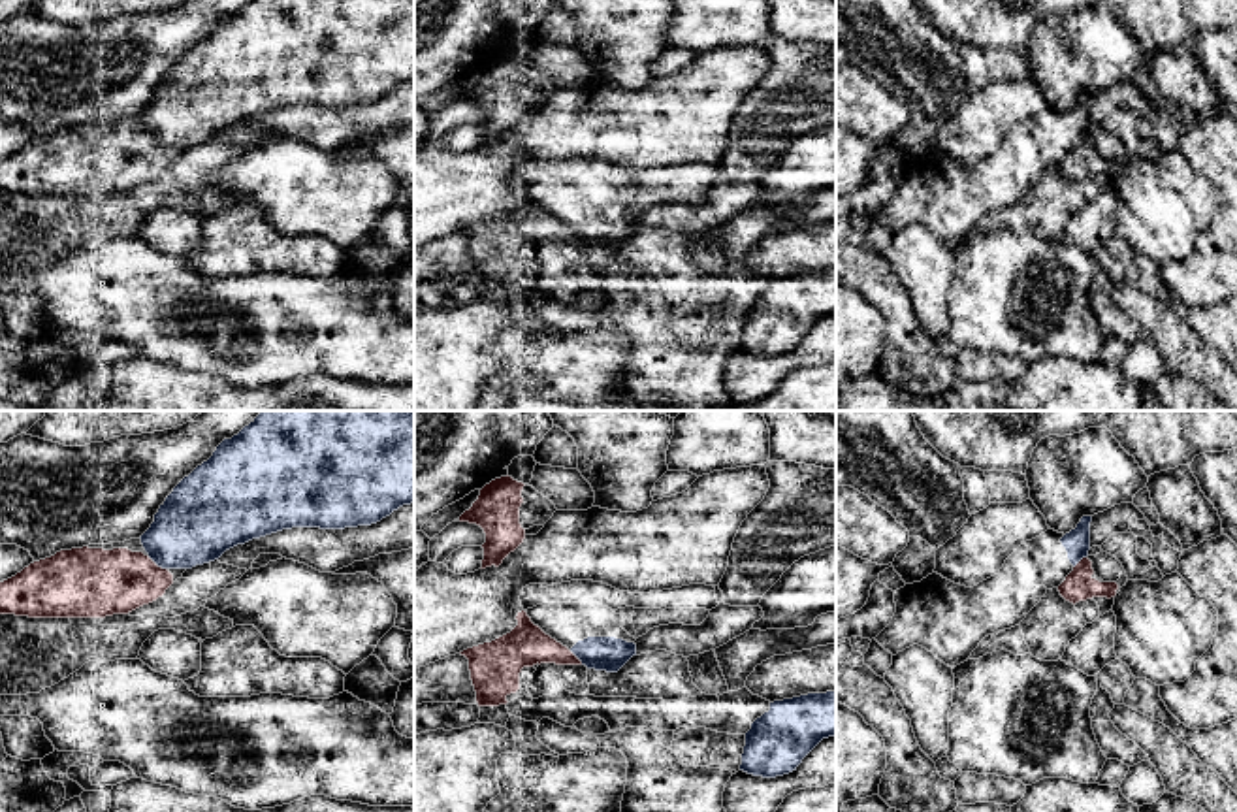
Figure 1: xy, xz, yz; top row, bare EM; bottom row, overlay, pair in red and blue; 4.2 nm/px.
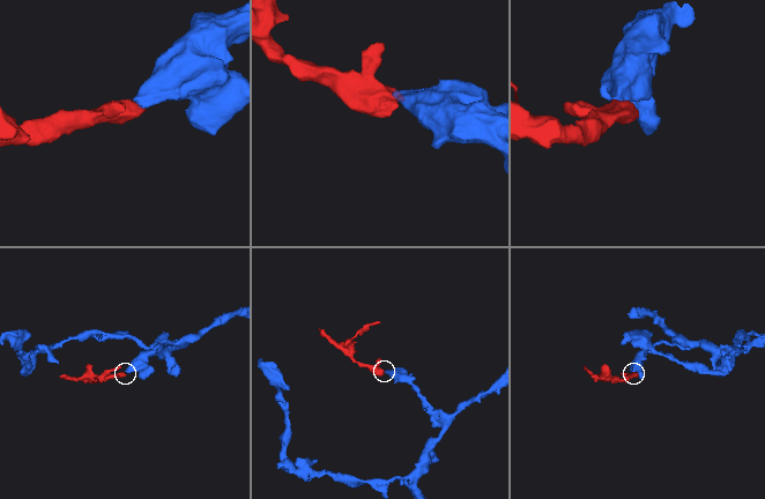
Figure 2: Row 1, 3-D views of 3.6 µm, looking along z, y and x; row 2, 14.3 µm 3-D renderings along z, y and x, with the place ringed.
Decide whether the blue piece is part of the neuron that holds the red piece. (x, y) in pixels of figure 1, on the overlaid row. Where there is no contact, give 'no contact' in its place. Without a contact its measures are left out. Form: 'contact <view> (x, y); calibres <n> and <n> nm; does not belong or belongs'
contact xy (155, 564); calibres 280 and 340 nm; does not belong

